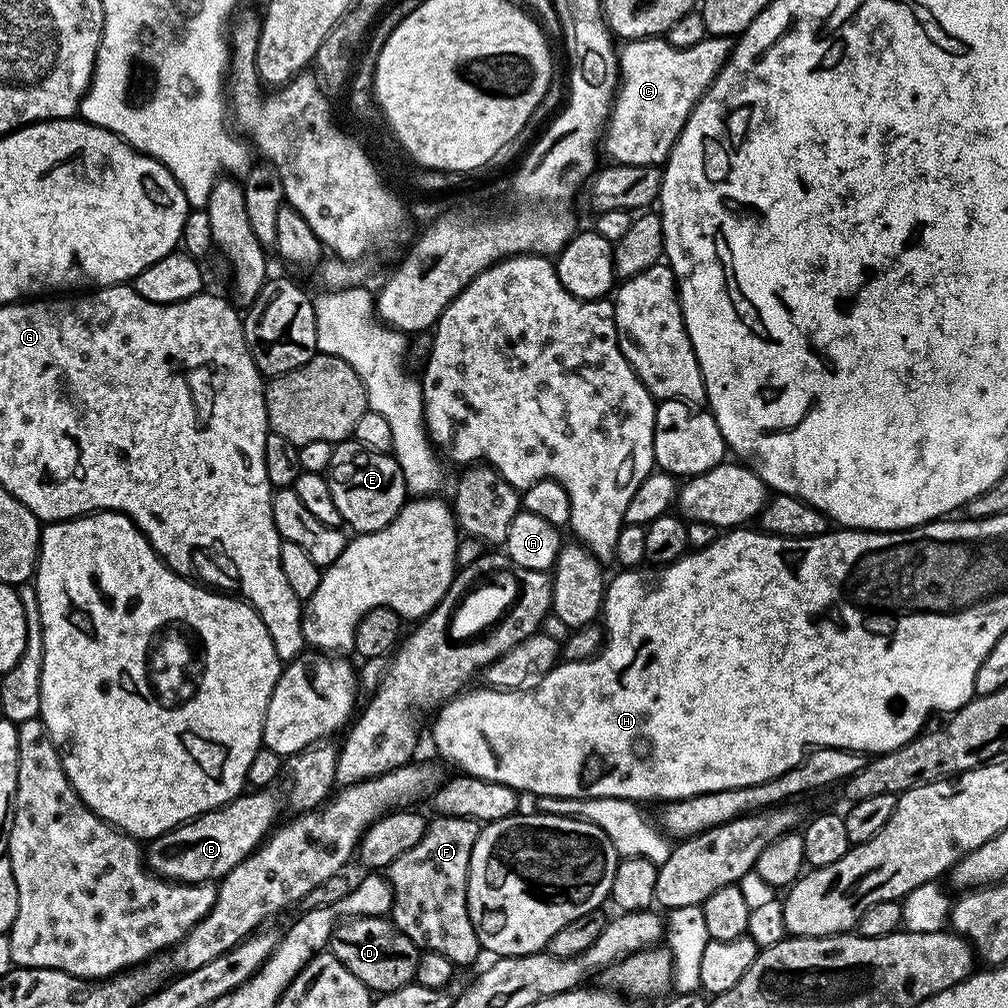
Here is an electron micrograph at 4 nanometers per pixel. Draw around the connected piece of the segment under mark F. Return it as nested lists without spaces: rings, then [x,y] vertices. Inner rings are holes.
[[[437,815],[435,819],[428,820],[428,829],[426,834],[422,834],[422,842],[406,850],[406,854],[398,854],[398,858],[394,858],[394,862],[386,869],[394,894],[390,919],[395,928],[406,934],[406,938],[410,938],[410,942],[414,942],[424,952],[442,954],[450,958],[453,966],[472,964],[482,956],[482,949],[468,913],[468,871],[470,854],[474,850],[474,842],[478,842],[481,825],[470,818],[457,816]]]

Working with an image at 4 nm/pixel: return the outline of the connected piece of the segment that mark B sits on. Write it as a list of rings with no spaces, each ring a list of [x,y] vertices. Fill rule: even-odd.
[[[248,790],[229,804],[207,812],[200,819],[180,824],[171,832],[163,832],[147,845],[146,863],[164,880],[176,880],[180,884],[207,884],[219,882],[238,862],[255,852],[277,823],[276,815],[282,808],[282,800],[272,790]]]

